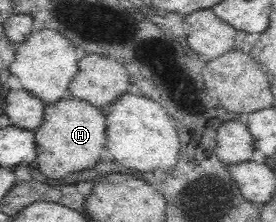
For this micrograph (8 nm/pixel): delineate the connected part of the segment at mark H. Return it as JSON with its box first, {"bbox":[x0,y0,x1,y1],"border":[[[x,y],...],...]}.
{"bbox":[33,96,107,180],"border":[[[72,96],[48,104],[43,123],[33,131],[37,150],[34,167],[52,180],[94,169],[101,162],[101,150],[107,145],[104,114],[103,110],[89,102]]]}

